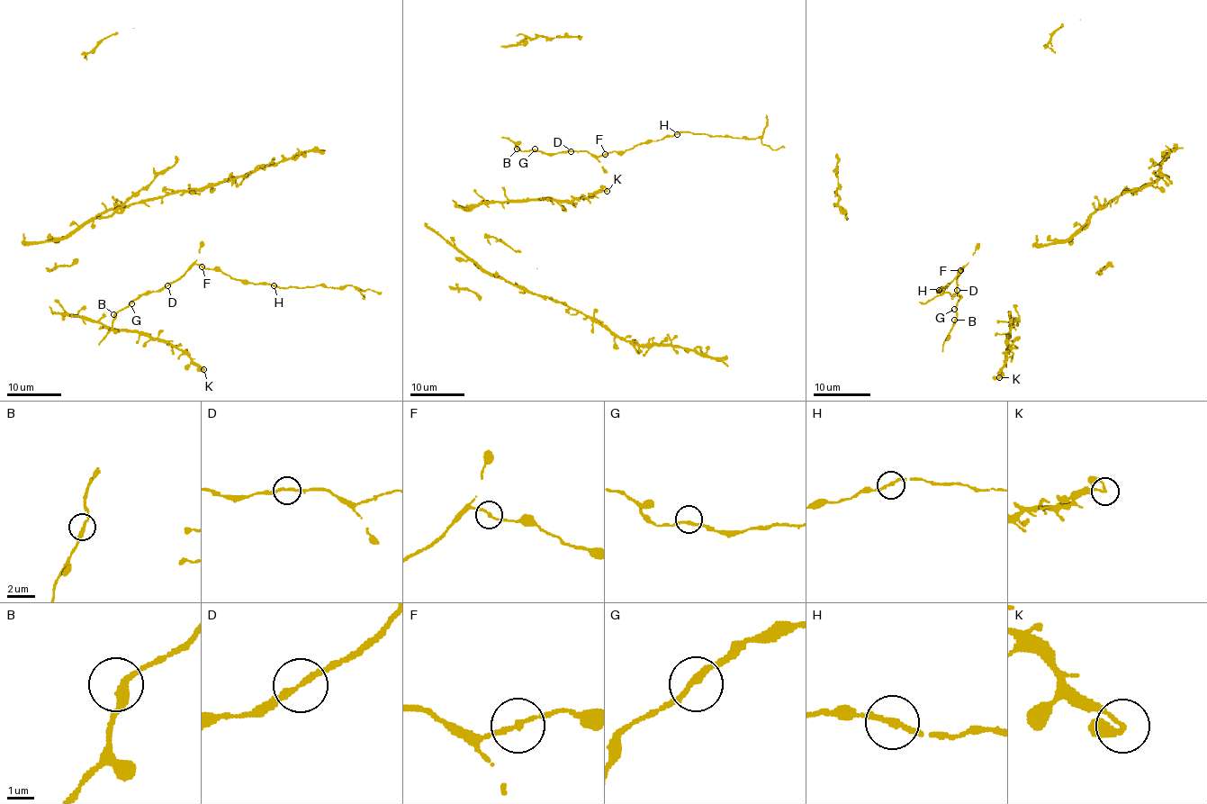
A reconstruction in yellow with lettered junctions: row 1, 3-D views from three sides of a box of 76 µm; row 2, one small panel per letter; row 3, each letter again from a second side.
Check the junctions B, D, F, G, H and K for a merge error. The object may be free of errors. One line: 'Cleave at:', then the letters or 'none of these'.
Cleave at: none of these

